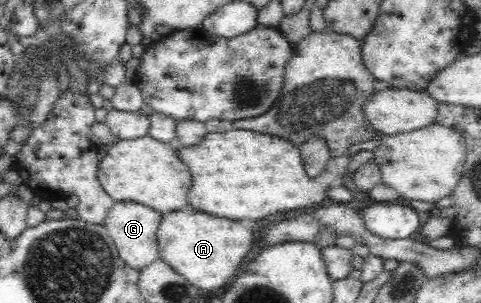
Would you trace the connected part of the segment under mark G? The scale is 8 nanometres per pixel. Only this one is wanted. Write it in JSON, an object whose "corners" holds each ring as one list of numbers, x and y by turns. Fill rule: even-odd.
{"corners":[[133,201,115,202,107,213,104,225,113,237,119,256,127,266,140,270,160,258,156,232,161,222,161,213,144,204]]}

